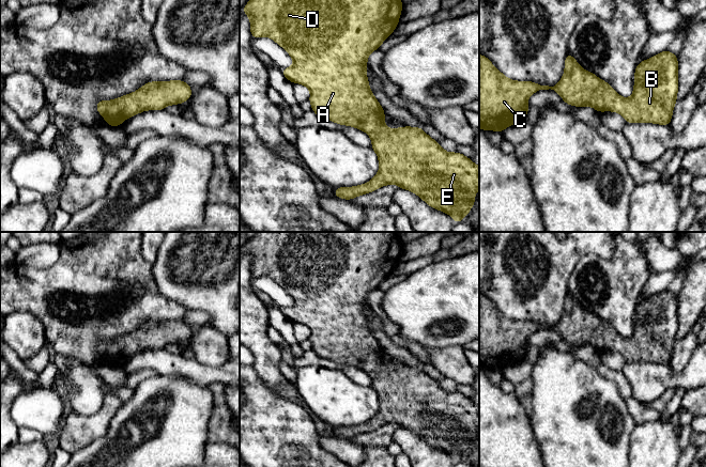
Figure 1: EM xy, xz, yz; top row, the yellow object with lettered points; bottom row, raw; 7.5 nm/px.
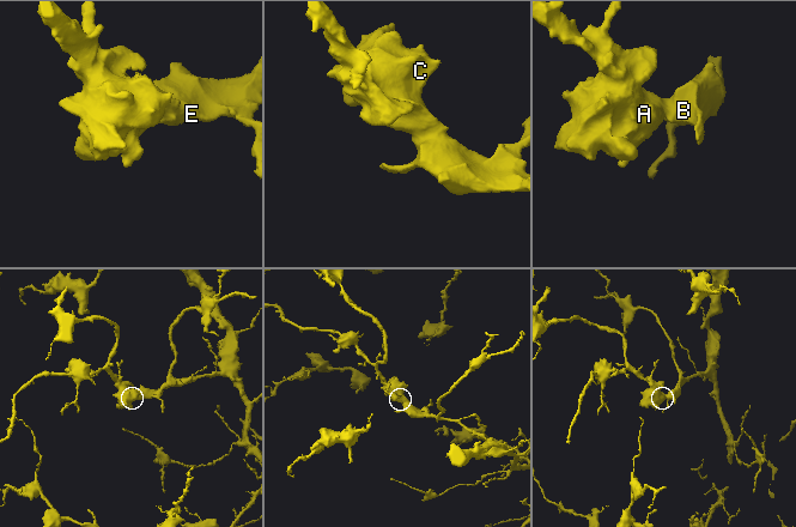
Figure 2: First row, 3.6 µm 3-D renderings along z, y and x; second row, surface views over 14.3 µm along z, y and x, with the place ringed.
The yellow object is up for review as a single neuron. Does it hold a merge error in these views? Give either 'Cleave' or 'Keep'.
Keep

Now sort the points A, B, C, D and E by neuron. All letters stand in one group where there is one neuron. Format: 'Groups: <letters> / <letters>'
Groups: A B C D E

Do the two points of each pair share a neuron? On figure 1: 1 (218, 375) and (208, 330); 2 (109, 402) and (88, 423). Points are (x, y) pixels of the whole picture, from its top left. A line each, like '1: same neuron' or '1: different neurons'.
1: different neurons
2: same neuron

